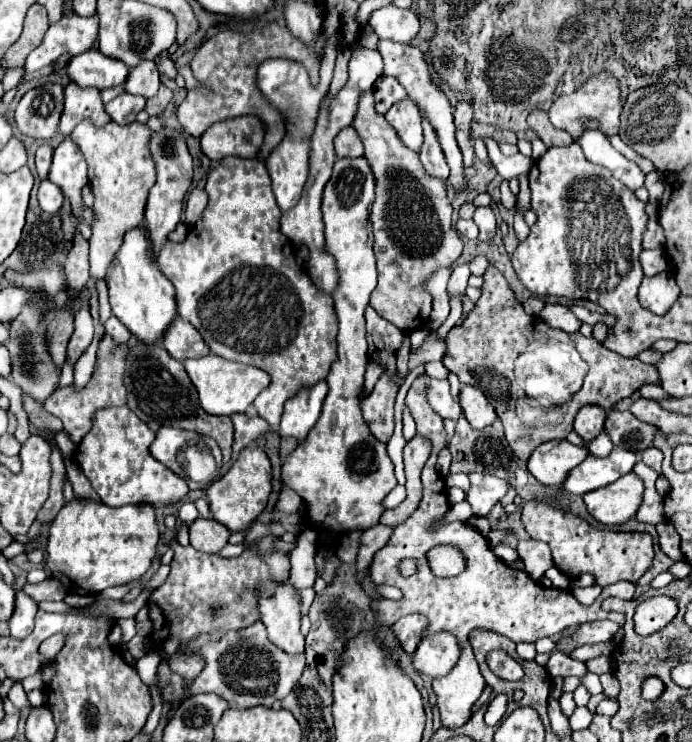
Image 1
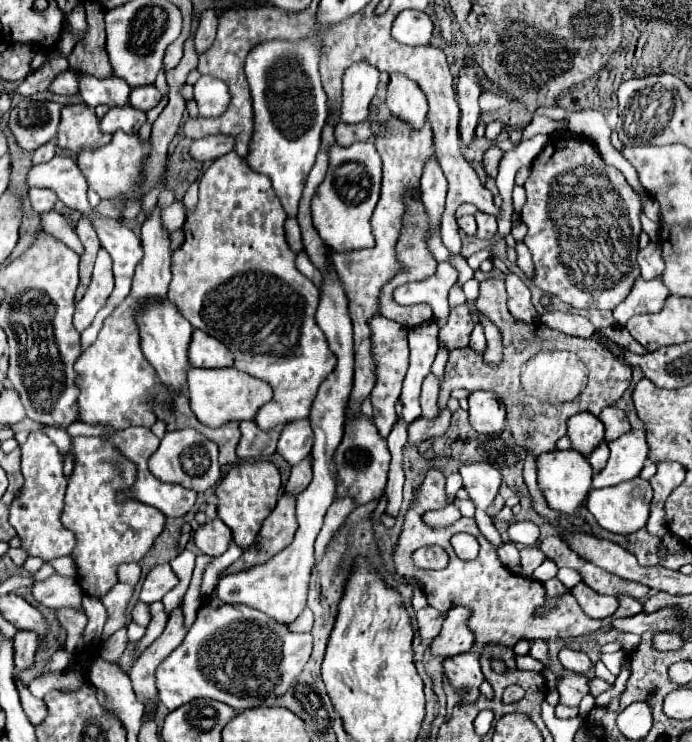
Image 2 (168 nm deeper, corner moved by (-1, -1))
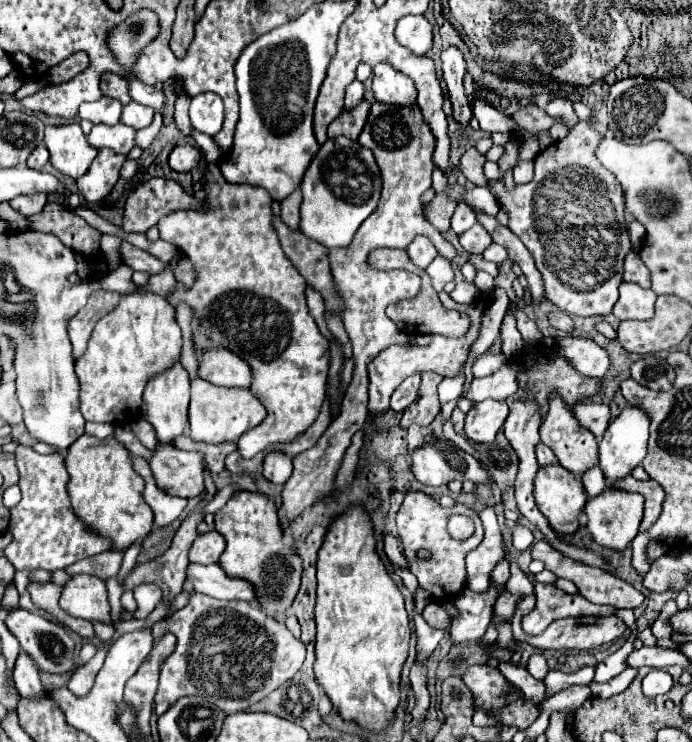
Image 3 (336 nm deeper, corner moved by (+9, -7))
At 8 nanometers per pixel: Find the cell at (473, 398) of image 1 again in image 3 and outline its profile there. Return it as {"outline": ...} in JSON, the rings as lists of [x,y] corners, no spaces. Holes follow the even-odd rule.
{"outline":[[[484,400],[466,414],[464,434],[472,442],[492,442],[508,416],[508,406],[496,400]]]}

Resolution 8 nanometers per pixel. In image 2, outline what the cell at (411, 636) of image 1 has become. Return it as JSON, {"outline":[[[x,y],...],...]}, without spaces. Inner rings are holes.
{"outline":[[[428,606],[428,608],[418,610],[416,618],[418,618],[418,630],[420,630],[422,640],[430,640],[430,638],[436,638],[440,634],[442,622],[446,620],[446,614]]]}

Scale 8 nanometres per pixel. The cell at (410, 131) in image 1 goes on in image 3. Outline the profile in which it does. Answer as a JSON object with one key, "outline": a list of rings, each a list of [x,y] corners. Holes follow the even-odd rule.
{"outline":[[[388,64],[374,66],[374,98],[382,104],[394,106],[414,106],[416,104],[416,88],[408,76],[388,68]]]}

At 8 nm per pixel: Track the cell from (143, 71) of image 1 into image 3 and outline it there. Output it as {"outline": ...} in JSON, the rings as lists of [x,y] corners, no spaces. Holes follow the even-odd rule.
{"outline":[[[130,102],[124,106],[122,110],[122,122],[140,130],[140,128],[146,128],[150,122],[152,122],[152,108],[148,106],[142,106],[142,104],[136,104],[136,102]]]}

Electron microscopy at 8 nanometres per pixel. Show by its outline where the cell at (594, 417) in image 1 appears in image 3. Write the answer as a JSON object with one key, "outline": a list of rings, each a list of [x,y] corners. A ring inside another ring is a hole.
{"outline":[[[550,398],[548,402],[550,402],[550,410],[548,410],[548,416],[544,418],[544,422],[540,426],[540,438],[556,454],[558,462],[566,470],[570,470],[574,476],[580,476],[592,464],[598,464],[596,436],[592,432],[588,432],[588,428],[582,428],[582,424],[578,424],[576,416],[564,408],[564,402],[560,398]]]}

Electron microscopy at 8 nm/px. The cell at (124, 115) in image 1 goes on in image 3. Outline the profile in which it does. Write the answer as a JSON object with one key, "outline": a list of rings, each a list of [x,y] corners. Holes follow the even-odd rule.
{"outline":[[[118,122],[114,126],[108,124],[96,124],[92,126],[92,132],[88,134],[88,144],[94,148],[112,148],[118,154],[128,154],[134,148],[134,138],[136,130],[128,128],[126,124]]]}

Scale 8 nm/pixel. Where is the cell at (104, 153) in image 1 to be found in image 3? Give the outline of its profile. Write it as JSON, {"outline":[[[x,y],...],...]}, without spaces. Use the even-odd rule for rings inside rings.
{"outline":[[[110,148],[98,150],[98,156],[90,164],[88,172],[76,180],[78,192],[84,196],[86,204],[96,204],[104,200],[120,178],[120,168],[126,156],[112,152]]]}

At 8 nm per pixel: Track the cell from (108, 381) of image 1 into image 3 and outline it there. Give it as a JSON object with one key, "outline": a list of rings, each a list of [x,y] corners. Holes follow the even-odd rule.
{"outline":[[[136,286],[134,292],[124,294],[120,304],[104,316],[88,342],[84,356],[75,361],[75,373],[80,382],[80,412],[88,422],[108,422],[124,425],[135,420],[142,404],[144,386],[150,376],[170,368],[180,360],[182,334],[176,322],[176,310],[158,294],[148,292],[146,286]]]}

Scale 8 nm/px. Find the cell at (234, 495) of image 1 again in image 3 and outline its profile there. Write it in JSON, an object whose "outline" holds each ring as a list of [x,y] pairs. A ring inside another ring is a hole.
{"outline":[[[236,490],[234,496],[214,514],[216,532],[220,532],[226,540],[226,550],[220,558],[220,566],[234,578],[250,580],[258,594],[260,608],[274,616],[284,612],[298,588],[300,588],[300,572],[302,564],[296,556],[294,546],[284,546],[282,528],[278,526],[276,504],[266,498],[262,492],[254,490]]]}

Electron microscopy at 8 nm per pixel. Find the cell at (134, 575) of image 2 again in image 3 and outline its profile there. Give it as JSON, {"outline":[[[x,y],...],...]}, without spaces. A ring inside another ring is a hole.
{"outline":[[[108,550],[108,552],[100,552],[96,556],[88,556],[80,562],[74,562],[70,568],[66,568],[66,574],[76,576],[80,572],[86,572],[86,574],[94,574],[102,580],[108,580],[118,574],[120,564],[122,564],[122,552]]]}

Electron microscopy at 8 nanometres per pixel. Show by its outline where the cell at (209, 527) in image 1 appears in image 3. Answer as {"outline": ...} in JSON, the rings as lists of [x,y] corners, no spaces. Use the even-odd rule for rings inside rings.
{"outline":[[[212,530],[212,532],[196,536],[196,540],[192,542],[192,548],[188,552],[188,558],[194,564],[204,564],[204,566],[216,564],[222,556],[224,548],[226,548],[224,536],[218,534],[216,530]]]}

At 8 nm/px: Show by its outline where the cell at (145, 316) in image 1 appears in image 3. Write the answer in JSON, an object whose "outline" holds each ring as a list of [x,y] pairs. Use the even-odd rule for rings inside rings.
{"outline":[[[182,364],[170,366],[166,372],[152,376],[144,388],[144,402],[142,402],[142,416],[154,426],[160,442],[172,442],[176,436],[186,432],[188,424],[188,394],[190,394],[190,378]]]}

